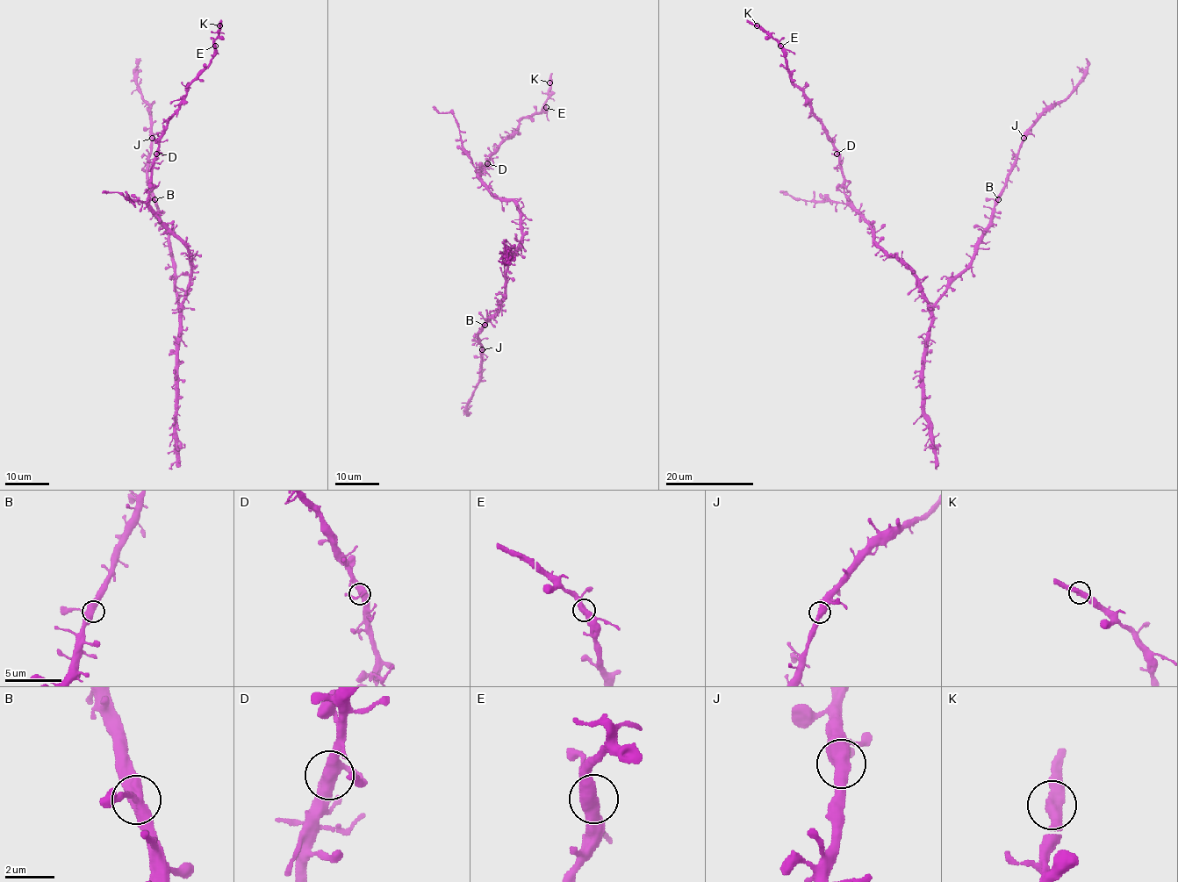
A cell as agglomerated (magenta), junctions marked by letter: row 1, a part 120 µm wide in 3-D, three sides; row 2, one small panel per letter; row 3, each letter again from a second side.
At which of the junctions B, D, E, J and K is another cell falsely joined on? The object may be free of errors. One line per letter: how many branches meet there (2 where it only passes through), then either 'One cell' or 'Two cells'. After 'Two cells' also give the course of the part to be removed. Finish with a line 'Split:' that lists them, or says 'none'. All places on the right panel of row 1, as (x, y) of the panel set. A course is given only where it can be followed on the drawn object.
B: Branches: 3. One cell
D: Branches: 3. One cell
E: Branches: 2. One cell
J: Branches: 2. One cell
K: Branches: 2. One cell
Split: none

